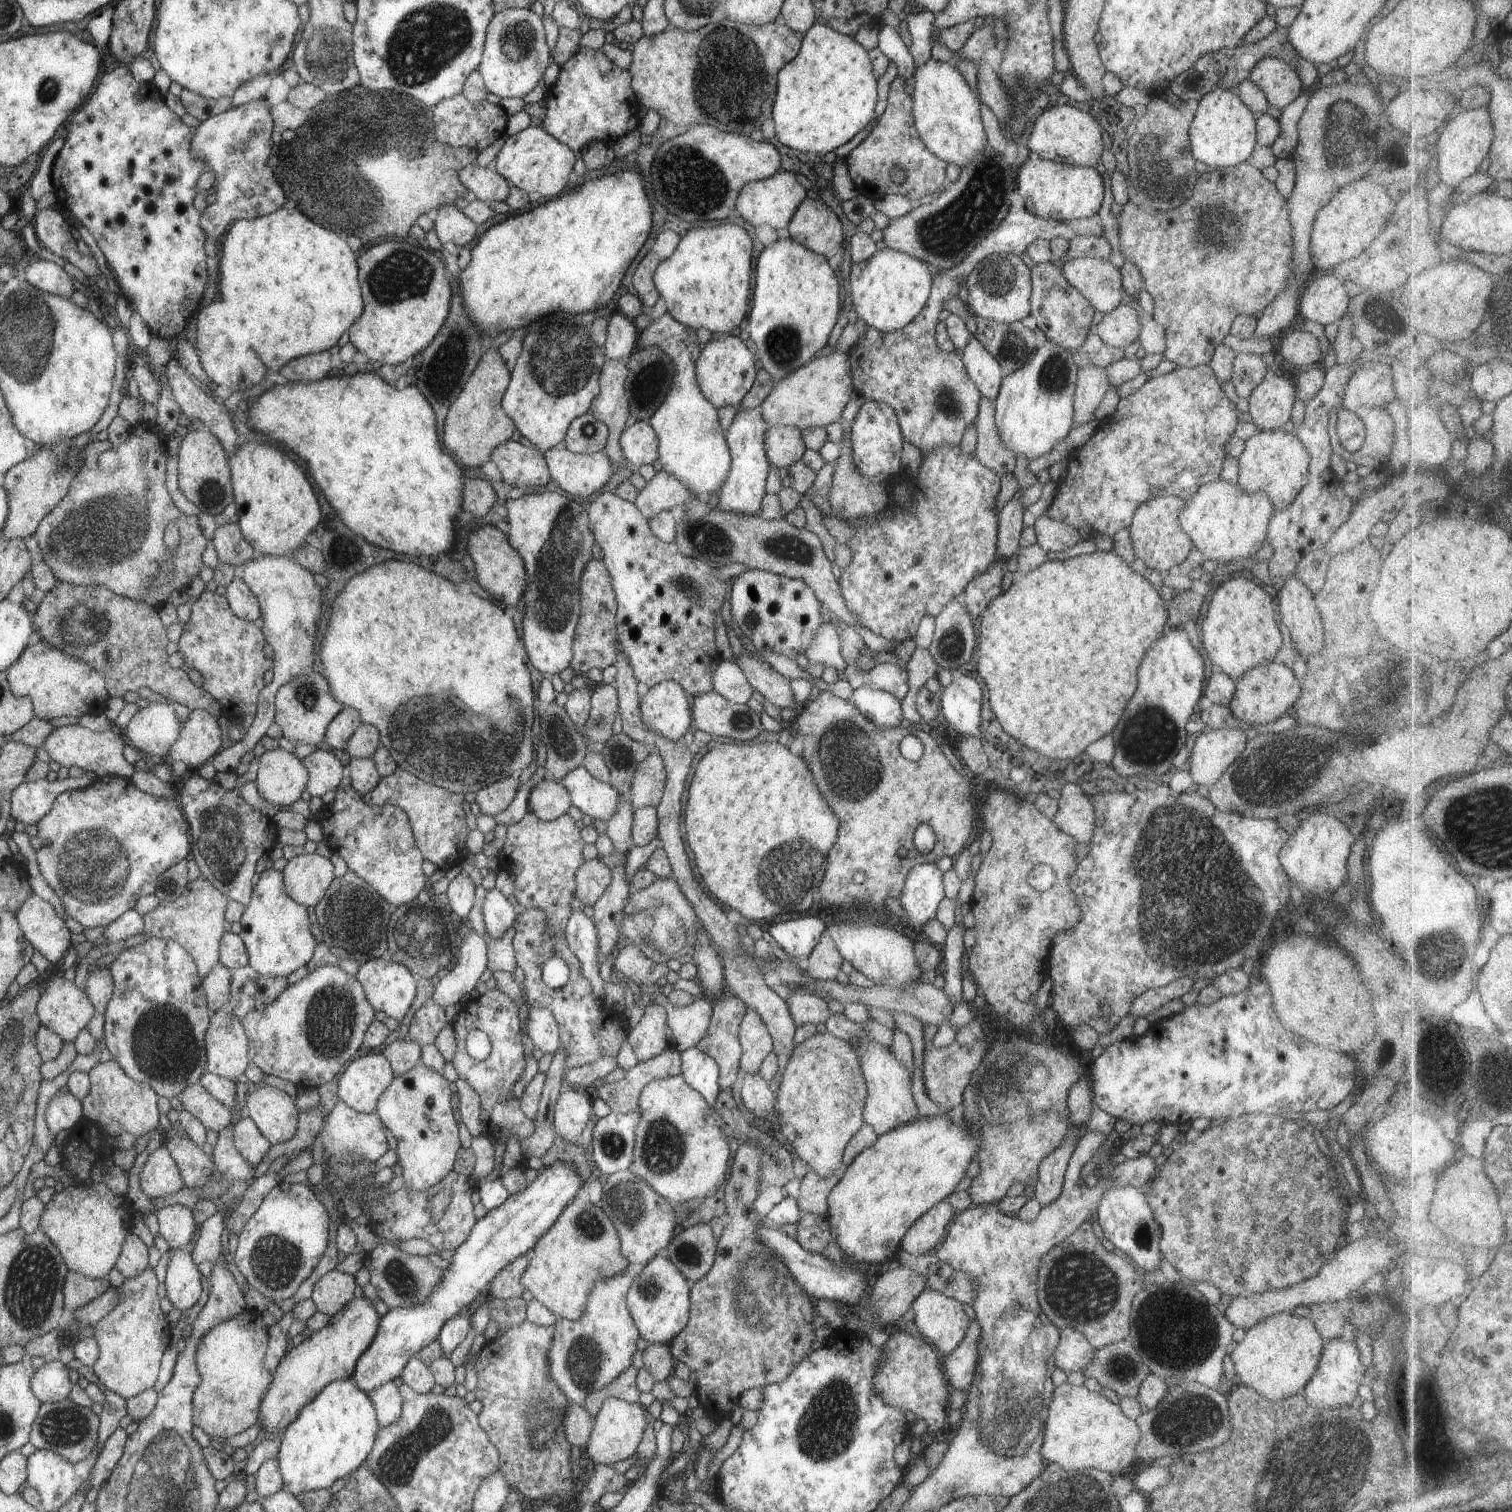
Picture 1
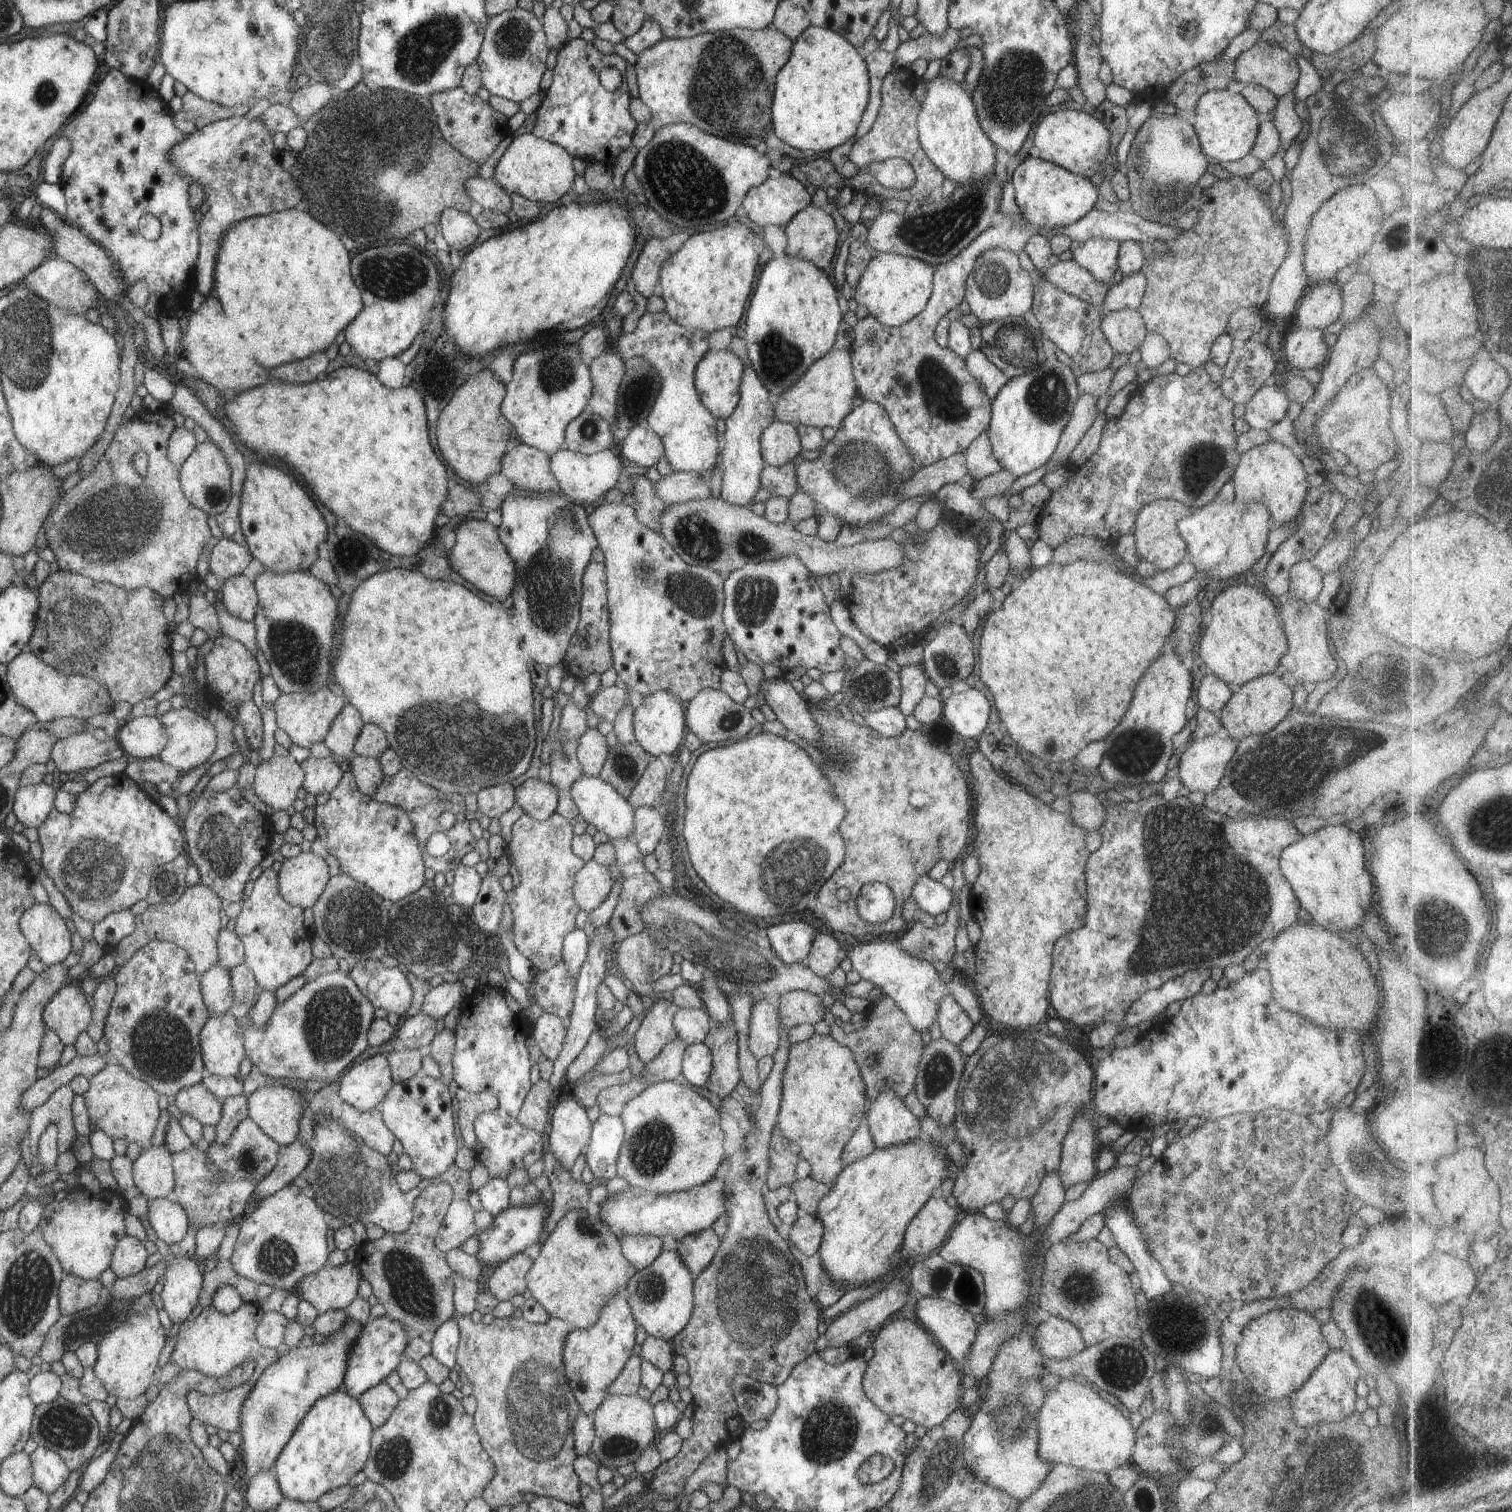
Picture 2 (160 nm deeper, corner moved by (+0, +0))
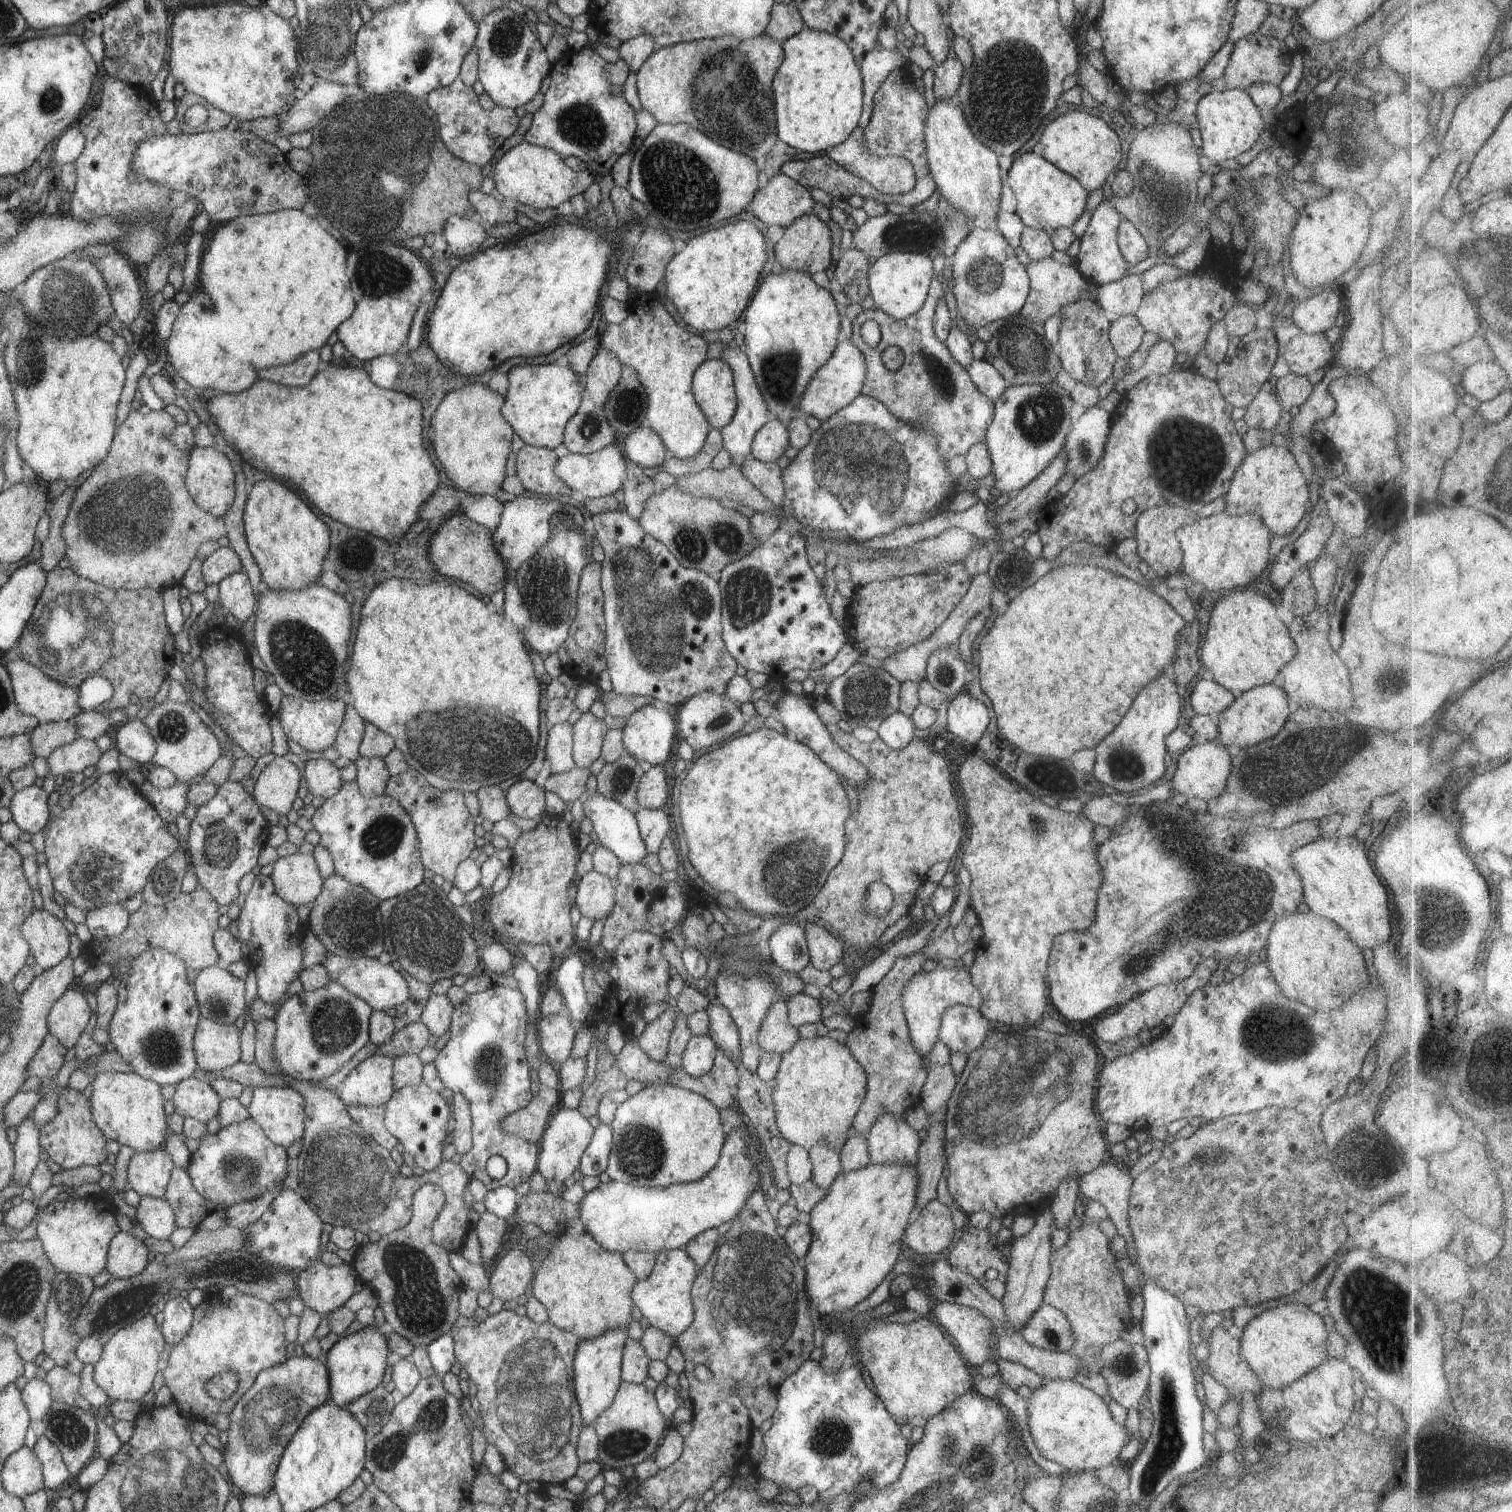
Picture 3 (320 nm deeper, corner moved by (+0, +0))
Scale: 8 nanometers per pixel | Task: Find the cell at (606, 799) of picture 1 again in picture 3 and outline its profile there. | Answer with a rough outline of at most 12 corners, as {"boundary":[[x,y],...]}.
{"boundary":[[598,792],[583,799],[599,844],[622,865],[648,852],[635,814]]}

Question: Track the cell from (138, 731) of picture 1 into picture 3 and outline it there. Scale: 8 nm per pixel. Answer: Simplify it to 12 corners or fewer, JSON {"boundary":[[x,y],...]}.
{"boundary":[[138,718],[116,726],[112,738],[119,753],[151,764],[158,749]]}

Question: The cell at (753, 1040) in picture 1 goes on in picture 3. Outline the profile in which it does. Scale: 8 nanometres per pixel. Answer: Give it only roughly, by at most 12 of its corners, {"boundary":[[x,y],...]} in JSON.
{"boundary":[[774,1001],[759,1030],[762,1050],[787,1053],[800,1037],[787,1002]]}

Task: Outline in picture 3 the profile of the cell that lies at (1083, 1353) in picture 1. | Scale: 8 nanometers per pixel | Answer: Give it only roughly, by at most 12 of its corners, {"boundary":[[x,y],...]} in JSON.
{"boundary":[[1044,1302],[1019,1331],[1028,1344],[1068,1353],[1065,1314]]}

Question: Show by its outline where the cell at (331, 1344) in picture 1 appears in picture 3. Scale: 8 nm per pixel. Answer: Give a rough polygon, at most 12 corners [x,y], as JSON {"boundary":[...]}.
{"boundary":[[306,1354],[260,1372],[229,1414],[222,1450],[247,1496],[274,1489],[284,1449],[328,1402]]}

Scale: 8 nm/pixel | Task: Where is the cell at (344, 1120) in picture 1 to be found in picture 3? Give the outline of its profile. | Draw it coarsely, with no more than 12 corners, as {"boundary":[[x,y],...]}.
{"boundary":[[385,1105],[348,1106],[351,1117],[380,1146],[397,1139],[385,1125]]}

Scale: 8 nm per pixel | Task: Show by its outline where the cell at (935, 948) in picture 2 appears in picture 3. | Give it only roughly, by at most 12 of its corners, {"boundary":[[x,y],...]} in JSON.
{"boundary":[[948,927],[898,957],[845,1043],[867,1074],[851,1133],[920,1106],[927,1070],[903,990],[927,960],[974,950]]}

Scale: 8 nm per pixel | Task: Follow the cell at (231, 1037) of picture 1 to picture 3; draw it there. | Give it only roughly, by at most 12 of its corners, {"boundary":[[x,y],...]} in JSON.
{"boundary":[[202,1019],[195,1057],[205,1071],[240,1060],[240,1032]]}

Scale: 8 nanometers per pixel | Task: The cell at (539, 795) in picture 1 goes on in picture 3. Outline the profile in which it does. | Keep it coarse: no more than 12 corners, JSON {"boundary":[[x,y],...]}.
{"boundary":[[524,779],[506,792],[509,812],[536,818],[545,812],[545,790]]}

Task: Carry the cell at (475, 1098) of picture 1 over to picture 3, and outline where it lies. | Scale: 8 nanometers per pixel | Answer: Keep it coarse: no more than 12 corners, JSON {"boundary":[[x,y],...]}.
{"boundary":[[463,1094],[453,1096],[452,1144],[467,1153],[474,1144],[471,1110]]}

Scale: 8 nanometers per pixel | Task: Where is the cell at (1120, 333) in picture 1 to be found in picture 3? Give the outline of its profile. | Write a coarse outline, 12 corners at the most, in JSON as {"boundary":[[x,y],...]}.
{"boundary":[[1135,315],[1113,317],[1109,339],[1127,360],[1145,331]]}

